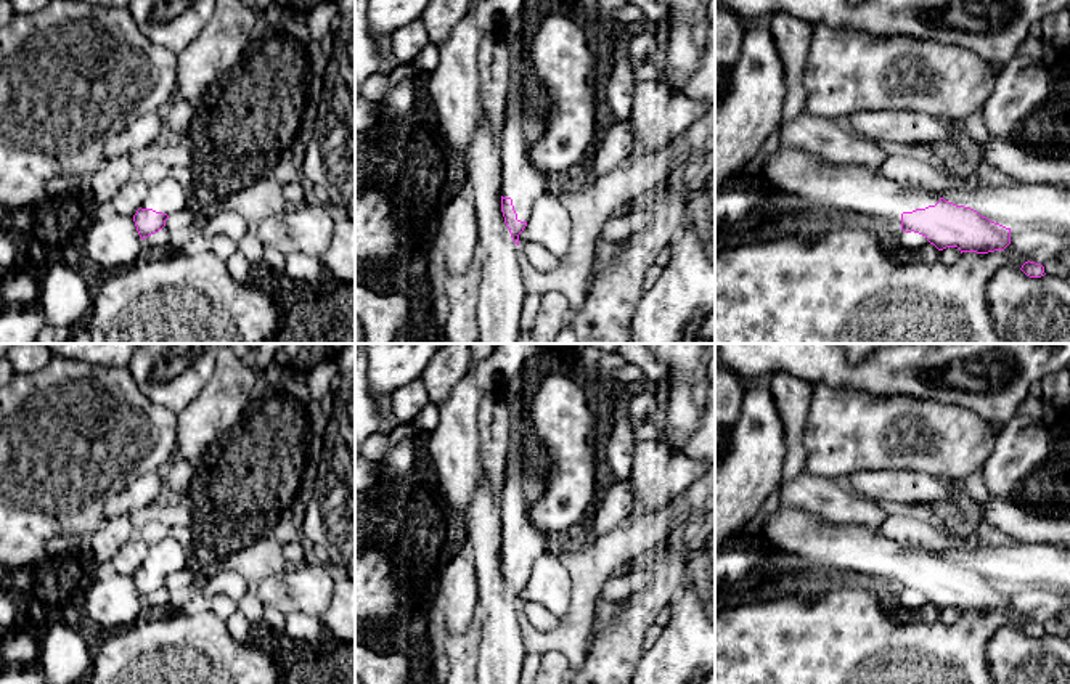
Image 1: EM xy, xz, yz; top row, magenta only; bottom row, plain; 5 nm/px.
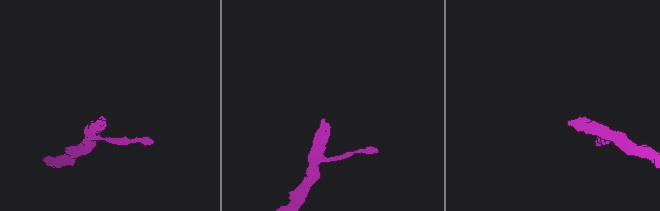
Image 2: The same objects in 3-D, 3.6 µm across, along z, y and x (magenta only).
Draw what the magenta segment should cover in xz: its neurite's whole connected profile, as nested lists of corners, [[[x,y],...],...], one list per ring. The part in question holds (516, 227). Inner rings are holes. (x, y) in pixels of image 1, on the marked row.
[[[524,92],[514,100],[508,98],[500,138],[501,212],[517,246],[533,204],[548,193],[546,175],[530,159],[530,146],[543,135],[545,127],[545,108],[532,106]]]

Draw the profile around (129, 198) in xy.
[[[132,177],[112,196],[109,206],[120,215],[133,217],[149,193],[149,185]]]

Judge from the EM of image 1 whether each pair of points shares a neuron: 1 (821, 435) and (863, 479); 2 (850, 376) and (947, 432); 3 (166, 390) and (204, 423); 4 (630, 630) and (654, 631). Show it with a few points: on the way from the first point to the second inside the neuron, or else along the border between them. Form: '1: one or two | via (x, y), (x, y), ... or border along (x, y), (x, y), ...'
1: two | border along (894, 471), (855, 471), (844, 482)
2: two | border along (844, 386), (868, 394), (911, 395), (918, 398)
3: two | border along (209, 378), (203, 390), (179, 415)
4: two | border along (654, 622), (645, 635), (643, 649)

